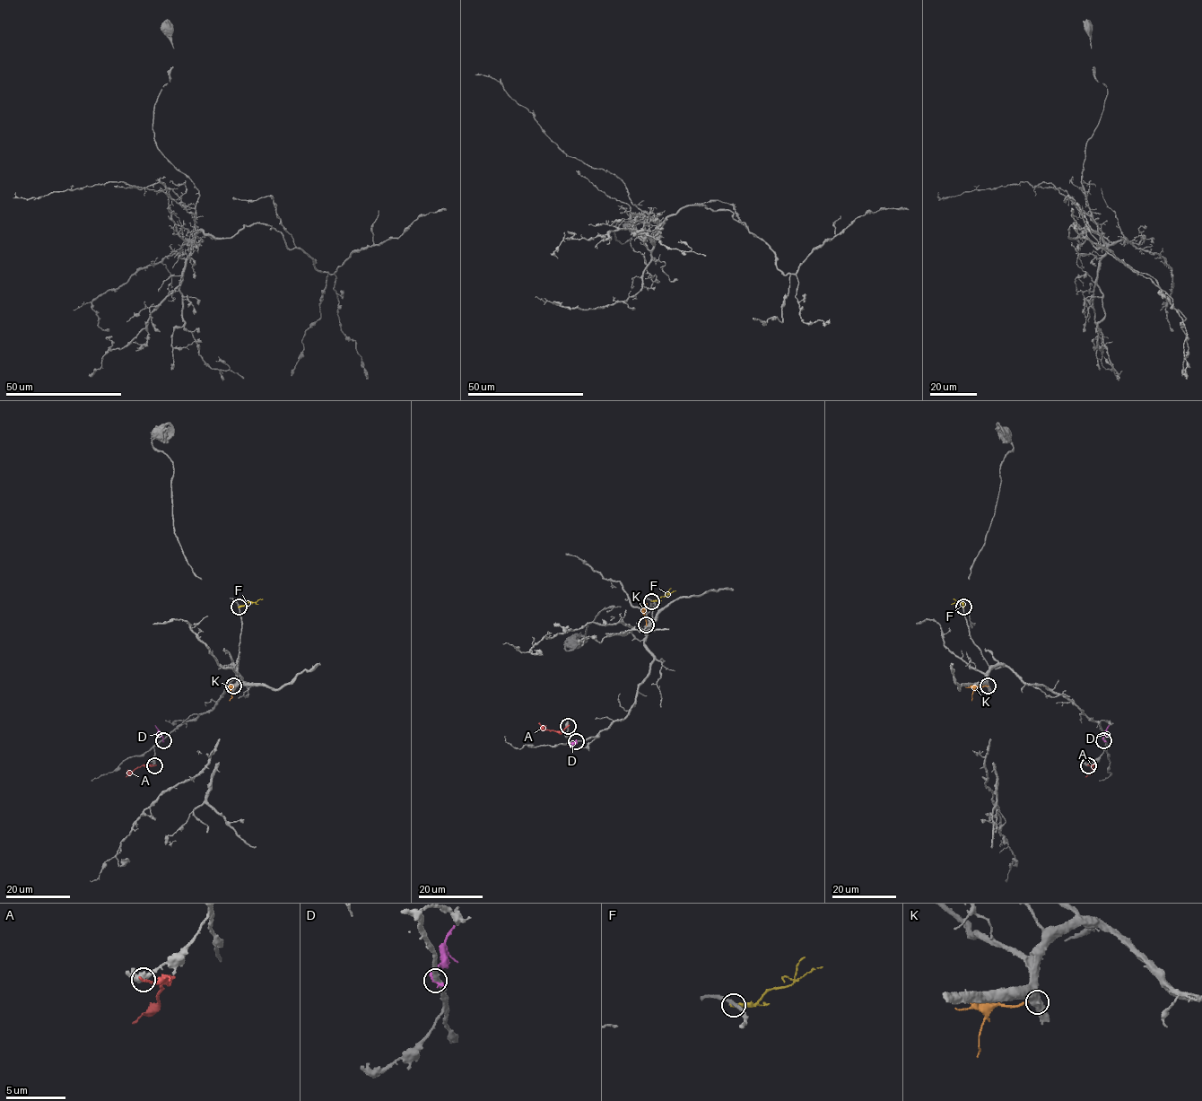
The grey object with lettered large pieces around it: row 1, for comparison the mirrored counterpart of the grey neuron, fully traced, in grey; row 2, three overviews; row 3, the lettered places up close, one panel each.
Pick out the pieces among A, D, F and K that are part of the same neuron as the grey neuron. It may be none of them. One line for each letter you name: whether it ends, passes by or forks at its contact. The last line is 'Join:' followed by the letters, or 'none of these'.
Join: none of these

